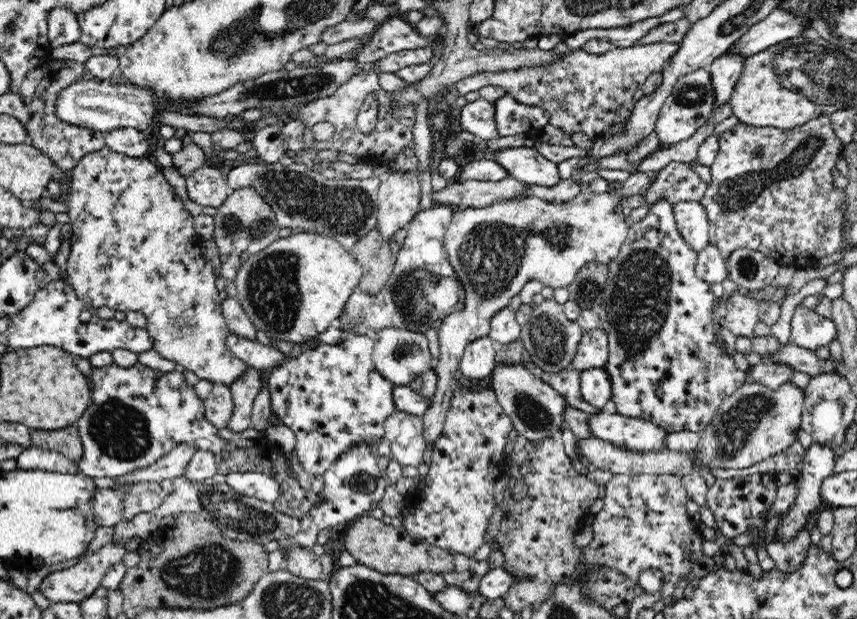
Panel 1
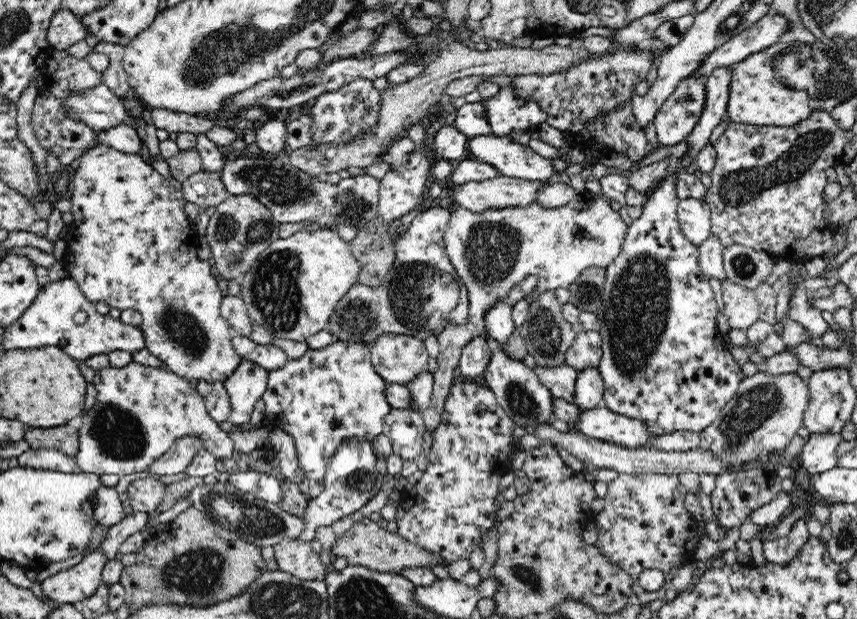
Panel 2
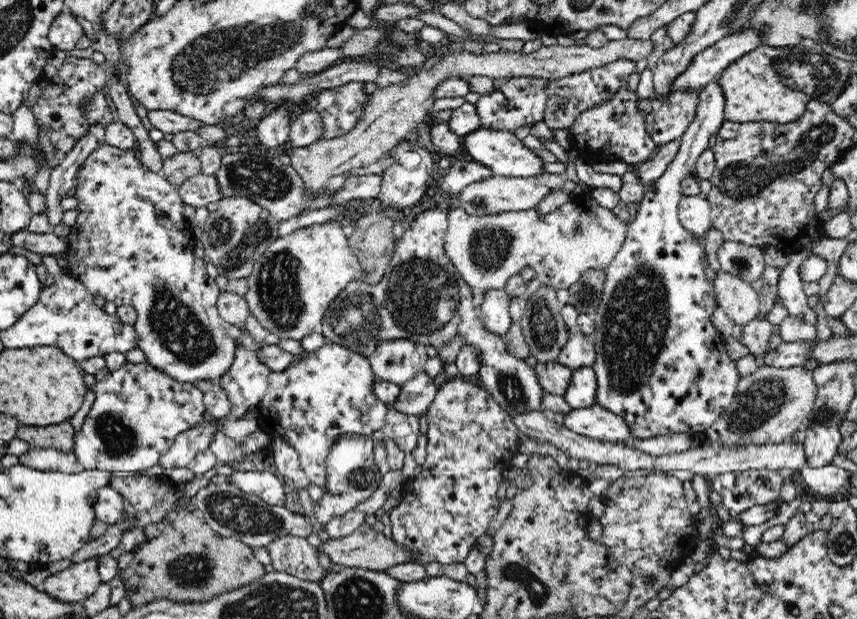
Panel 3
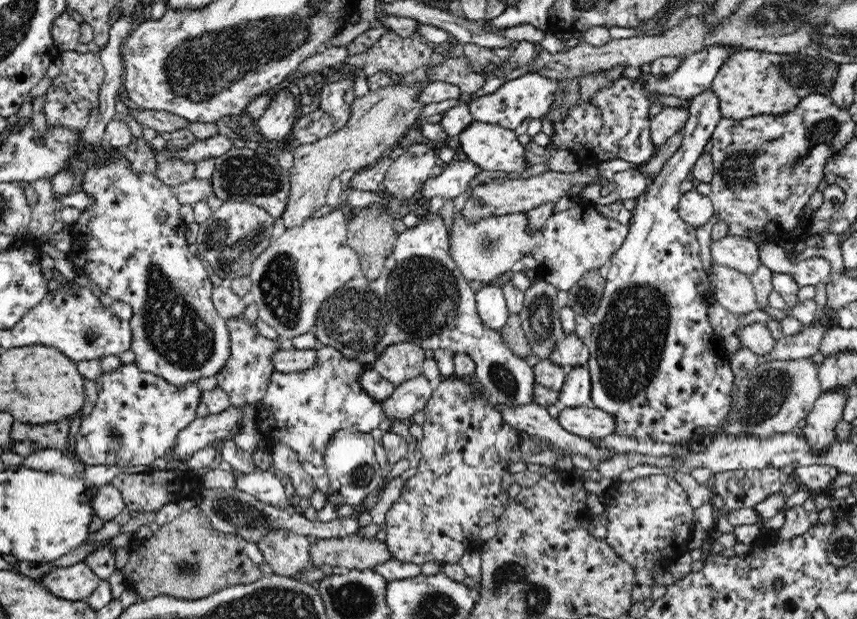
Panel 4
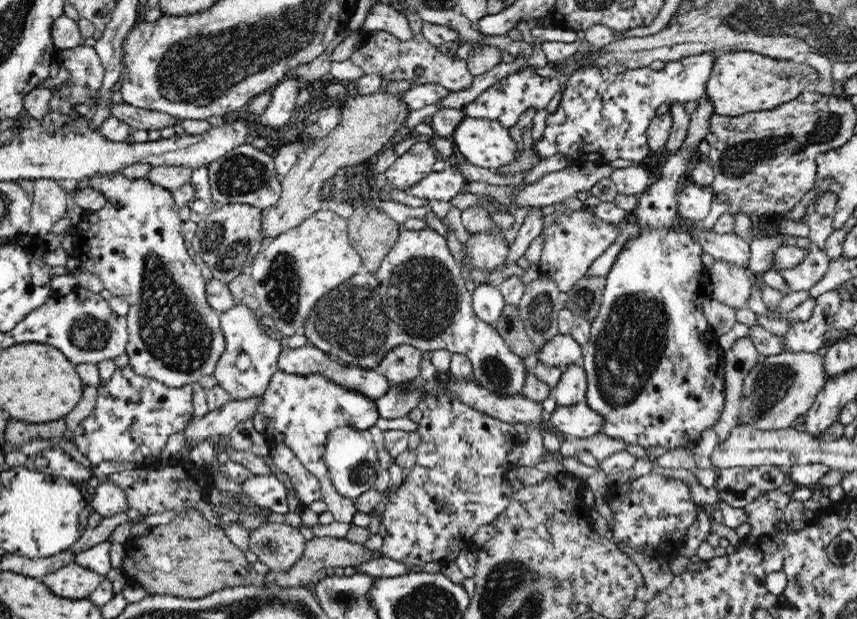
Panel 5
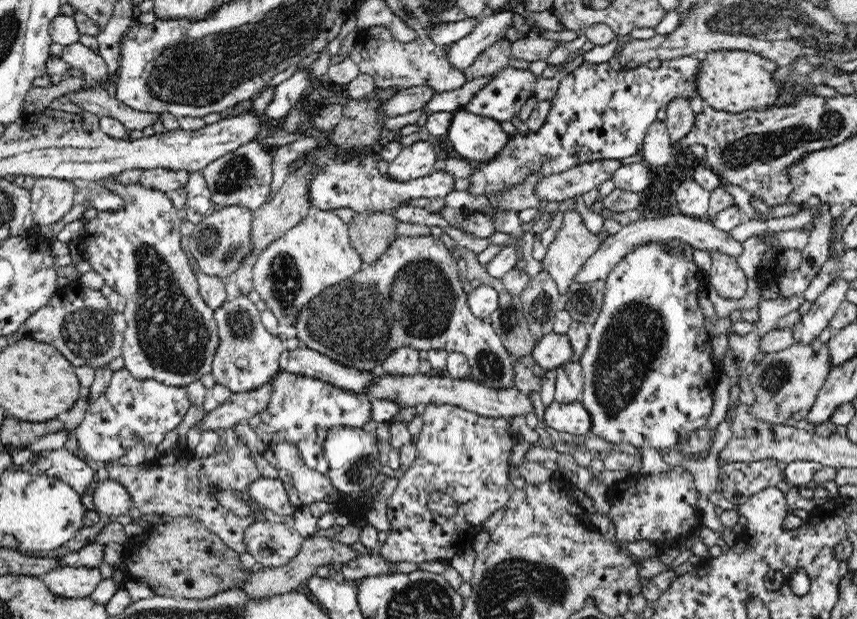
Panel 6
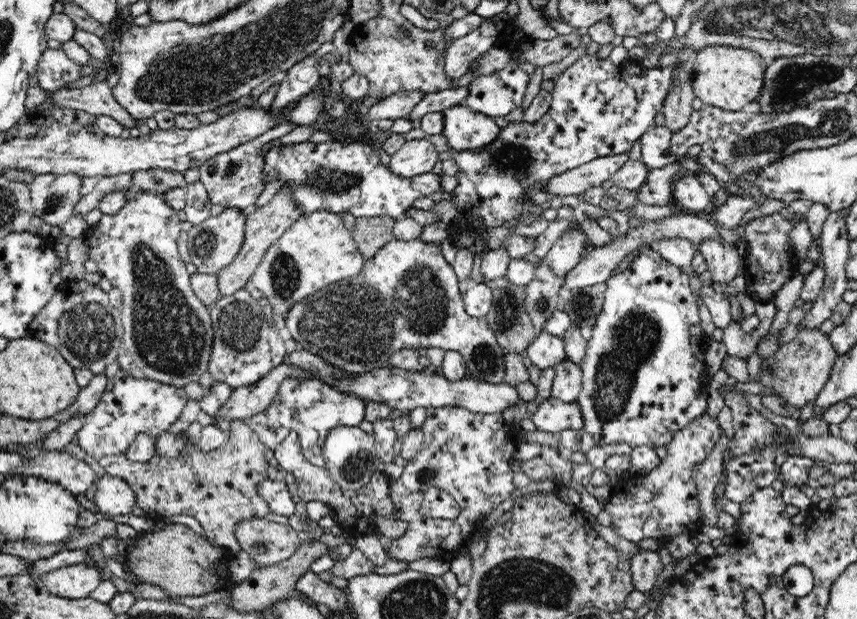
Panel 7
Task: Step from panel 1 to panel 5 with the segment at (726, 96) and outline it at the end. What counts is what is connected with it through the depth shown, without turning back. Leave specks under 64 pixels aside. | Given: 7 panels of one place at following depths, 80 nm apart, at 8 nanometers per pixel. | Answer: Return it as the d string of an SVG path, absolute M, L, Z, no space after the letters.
M707 98L699 100L700 106L690 114L690 126L688 129L687 137L684 139L684 144L678 152L673 152L668 156L666 164L662 166L661 178L654 182L639 196L639 202L633 213L630 214L640 227L642 227L642 234L636 236L636 238L630 239L622 252L619 252L618 258L615 260L614 266L611 266L609 273L605 279L605 290L603 291L602 304L599 308L597 317L591 322L591 332L588 342L582 344L582 356L583 356L583 369L586 373L587 386L585 401L588 407L593 411L596 411L600 417L602 417L602 426L600 426L600 434L606 434L609 438L614 440L622 440L627 445L638 445L644 449L650 448L664 448L676 449L678 447L690 447L693 443L696 443L701 439L702 430L714 426L720 414L722 414L722 408L724 408L725 402L725 386L724 386L724 351L718 347L716 334L708 327L706 323L706 317L702 313L704 300L710 300L712 298L710 275L702 265L700 254L703 250L696 241L694 241L689 234L685 232L673 232L671 225L678 225L681 222L681 217L677 212L677 188L680 176L682 176L690 163L690 160L696 156L698 144L704 142L706 132L708 132L708 122L710 122L710 114L714 112L712 103Z

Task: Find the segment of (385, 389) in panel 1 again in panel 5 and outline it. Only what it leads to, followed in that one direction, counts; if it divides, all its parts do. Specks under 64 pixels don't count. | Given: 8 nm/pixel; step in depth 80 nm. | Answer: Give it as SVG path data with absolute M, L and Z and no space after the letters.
M278 370L264 391L262 402L252 418L252 425L271 448L278 444L290 447L298 460L319 479L323 492L321 500L326 502L335 521L352 525L356 507L353 501L340 496L334 488L323 461L323 450L331 430L338 427L368 430L378 418L380 415L376 403L369 396L340 386L322 375L288 374Z

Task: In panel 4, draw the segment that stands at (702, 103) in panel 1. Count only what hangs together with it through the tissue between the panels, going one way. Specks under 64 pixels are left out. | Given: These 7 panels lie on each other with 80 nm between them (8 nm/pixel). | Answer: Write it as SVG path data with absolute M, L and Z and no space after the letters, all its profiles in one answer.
M665 106L660 113L650 118L650 138L655 147L662 146L678 130L682 130L685 127L688 114L689 109Z

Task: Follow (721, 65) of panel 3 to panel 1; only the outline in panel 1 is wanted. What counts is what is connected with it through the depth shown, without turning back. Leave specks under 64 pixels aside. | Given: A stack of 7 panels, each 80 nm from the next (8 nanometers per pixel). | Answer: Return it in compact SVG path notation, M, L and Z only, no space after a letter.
M776 8L766 18L762 18L760 22L753 24L748 32L742 34L738 38L738 42L730 44L730 48L726 48L724 53L734 53L748 58L779 42L800 37L800 30L804 26L802 18L805 17L806 13L803 12L800 17L800 15Z

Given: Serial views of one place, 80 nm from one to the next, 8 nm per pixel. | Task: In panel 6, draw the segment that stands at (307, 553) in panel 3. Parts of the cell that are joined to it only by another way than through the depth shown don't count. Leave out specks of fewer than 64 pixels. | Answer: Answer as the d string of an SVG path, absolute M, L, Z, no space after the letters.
M254 521L244 530L244 546L265 567L286 564L302 546L304 537L290 522Z

